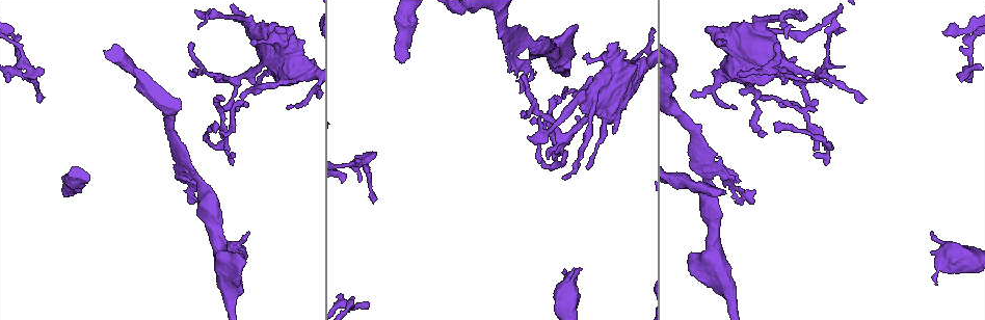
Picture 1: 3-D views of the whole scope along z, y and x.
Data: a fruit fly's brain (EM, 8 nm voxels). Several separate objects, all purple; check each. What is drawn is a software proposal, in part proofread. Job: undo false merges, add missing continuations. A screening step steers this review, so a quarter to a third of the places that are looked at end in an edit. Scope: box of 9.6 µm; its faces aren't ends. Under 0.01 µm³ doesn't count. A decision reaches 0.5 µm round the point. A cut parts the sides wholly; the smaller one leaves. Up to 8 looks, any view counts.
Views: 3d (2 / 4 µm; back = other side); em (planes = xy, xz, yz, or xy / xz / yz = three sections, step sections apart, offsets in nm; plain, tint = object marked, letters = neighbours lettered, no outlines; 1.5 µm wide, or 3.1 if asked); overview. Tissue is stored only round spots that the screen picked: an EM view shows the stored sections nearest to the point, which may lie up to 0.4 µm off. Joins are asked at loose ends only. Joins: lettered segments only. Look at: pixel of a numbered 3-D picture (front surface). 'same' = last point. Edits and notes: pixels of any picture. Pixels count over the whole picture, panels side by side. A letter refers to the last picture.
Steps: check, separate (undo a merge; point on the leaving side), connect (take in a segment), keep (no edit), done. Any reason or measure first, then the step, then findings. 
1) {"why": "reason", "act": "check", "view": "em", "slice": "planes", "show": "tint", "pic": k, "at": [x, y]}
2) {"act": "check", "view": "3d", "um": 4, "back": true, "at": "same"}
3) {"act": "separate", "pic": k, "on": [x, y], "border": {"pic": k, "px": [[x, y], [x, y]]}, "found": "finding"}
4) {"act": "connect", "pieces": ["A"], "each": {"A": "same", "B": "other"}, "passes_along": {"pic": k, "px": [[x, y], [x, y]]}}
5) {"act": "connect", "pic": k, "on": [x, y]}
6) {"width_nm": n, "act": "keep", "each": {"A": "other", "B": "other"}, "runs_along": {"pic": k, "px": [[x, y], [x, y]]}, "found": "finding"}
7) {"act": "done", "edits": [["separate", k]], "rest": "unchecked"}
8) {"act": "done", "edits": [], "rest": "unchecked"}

{"why": "looks like a crossing", "act": "check", "view": "em", "slice": "yz", "step": 8, "show": "tint", "pic": 1, "at": [703, 173]}

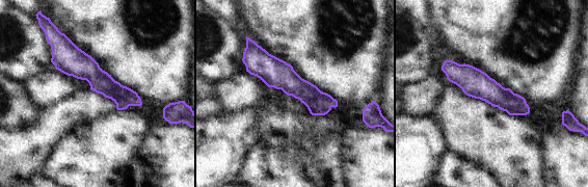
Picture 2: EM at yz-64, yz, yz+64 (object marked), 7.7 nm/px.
{"why": "what lies round it", "act": "check", "view": "em", "slice": "yz", "step": 8, "show": "letters", "at": "same"}

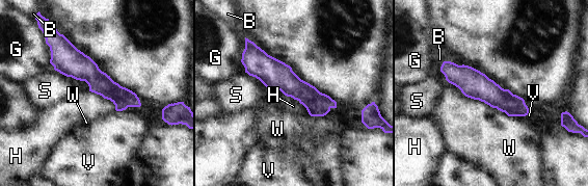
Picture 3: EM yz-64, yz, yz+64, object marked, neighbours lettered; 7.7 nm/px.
{"width_nm": 170, "act": "keep", "each": {"B": "other", "G": "other", "H": "other", "S": "other", "V": "other", "W": "other"}, "border": {"pic": 3, "px": [[89, 90], [108, 99], [115, 109]]}, "found": "all the same cell"}

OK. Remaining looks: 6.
{"why": "branch stops here", "act": "check", "view": "em", "slice": "yz", "step": 4, "show": "letters", "pic": 1, "at": [401, 61]}

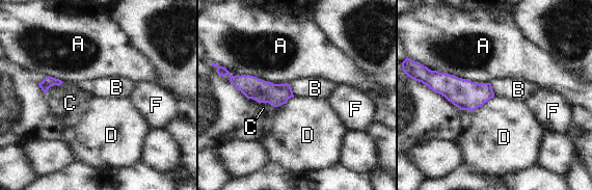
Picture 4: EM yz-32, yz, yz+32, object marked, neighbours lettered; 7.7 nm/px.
{"act": "keep", "each": {"A": "other", "B": "other", "C": "other", "D": "other", "F": "other"}, "border": {"pic": 4, "px": [[289, 84], [294, 97]]}, "found": "none of them fits"}

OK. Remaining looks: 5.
{"why": "an open end", "act": "check", "view": "em", "slice": "planes", "show": "letters", "pic": 1, "at": [830, 87]}

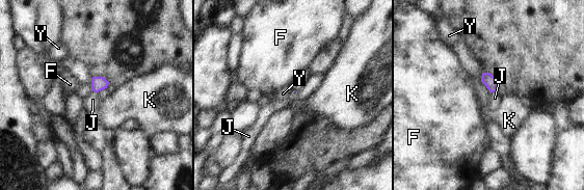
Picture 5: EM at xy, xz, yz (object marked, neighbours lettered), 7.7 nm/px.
{"act": "connect", "pieces": ["J"], "each": {"F": "other", "J": "same", "K": "other", "Y": "other"}, "passes_along": {"pic": 5, "px": [[488, 80], [493, 91], [495, 98]]}, "found": "the cell continues"}

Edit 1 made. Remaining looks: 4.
{"act": "check", "view": "overview"}

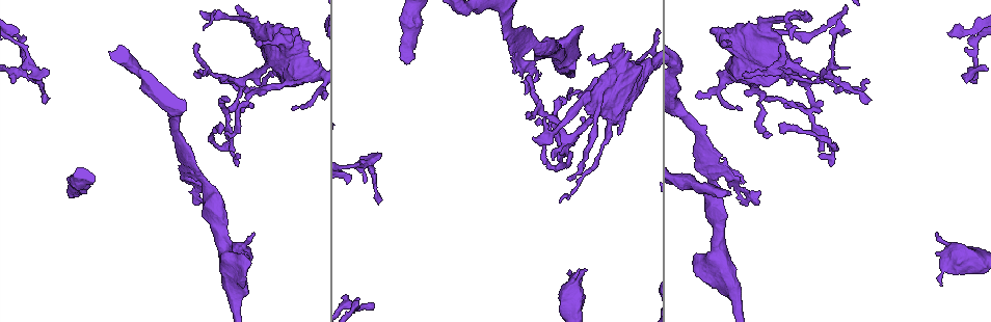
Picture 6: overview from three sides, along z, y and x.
{"why": "thick end", "act": "check", "view": "em", "slice": "yz", "step": 4, "show": "tint", "pic": 6, "at": [723, 39]}

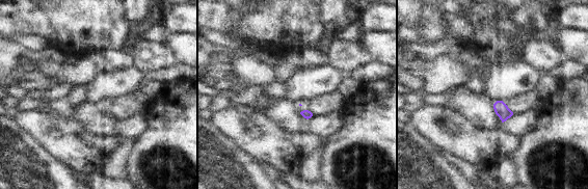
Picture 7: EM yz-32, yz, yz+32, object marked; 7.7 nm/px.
{"act": "check", "view": "em", "slice": "xz", "step": 8, "show": "letters", "at": "same"}

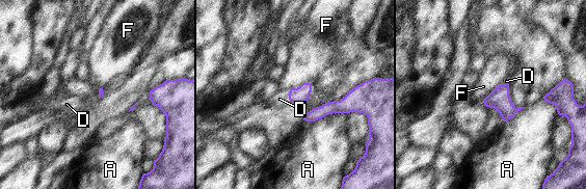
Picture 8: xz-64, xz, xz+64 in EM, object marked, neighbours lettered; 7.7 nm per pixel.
{"longest_contact_nm": ["A", 260], "act": "connect", "pieces": ["D"], "each": {"A": "other", "D": "same", "F": "other"}, "found": "it goes on there"}

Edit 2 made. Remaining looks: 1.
{"act": "done", "edits": [["connect", 5], ["connect", 8]], "rest": "unchecked"}

